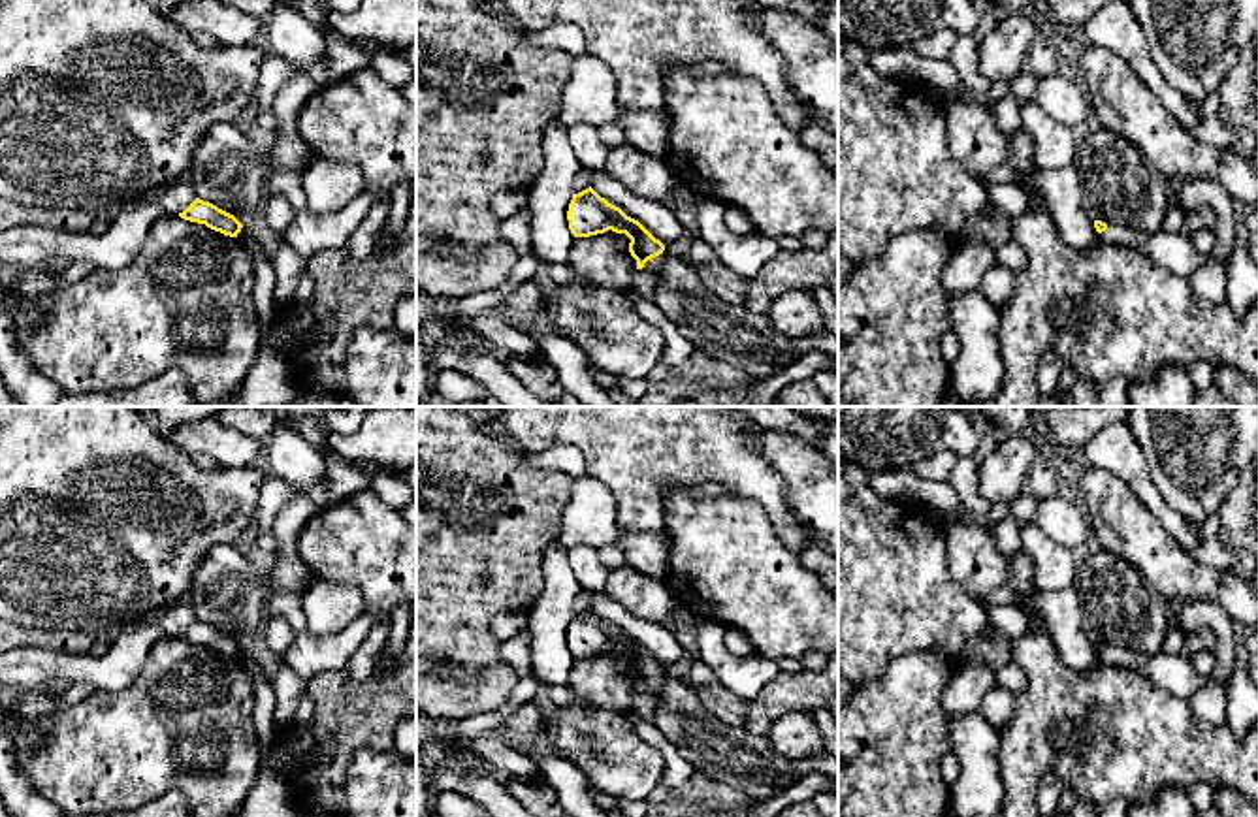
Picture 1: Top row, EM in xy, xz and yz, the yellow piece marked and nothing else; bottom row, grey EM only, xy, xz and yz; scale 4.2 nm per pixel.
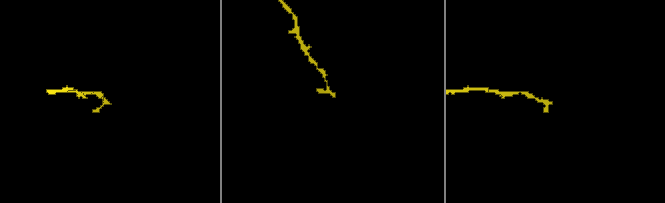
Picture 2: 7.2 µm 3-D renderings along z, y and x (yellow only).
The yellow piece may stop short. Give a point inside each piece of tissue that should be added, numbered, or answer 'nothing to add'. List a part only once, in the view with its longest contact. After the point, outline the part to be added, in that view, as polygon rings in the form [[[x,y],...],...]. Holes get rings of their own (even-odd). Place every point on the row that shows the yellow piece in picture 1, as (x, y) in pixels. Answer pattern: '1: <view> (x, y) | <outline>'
1: xz (646, 277) | [[[663,254],[648,260],[637,275],[637,294],[644,299],[652,299],[657,273],[663,267]]]

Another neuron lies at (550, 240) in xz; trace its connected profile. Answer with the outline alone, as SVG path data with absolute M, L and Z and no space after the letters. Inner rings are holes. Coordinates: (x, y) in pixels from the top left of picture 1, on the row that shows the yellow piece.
M556 120L544 130L542 156L540 175L525 192L525 207L531 215L529 252L548 264L565 264L574 243L567 211L574 194L574 177L584 166L569 143L567 130Z

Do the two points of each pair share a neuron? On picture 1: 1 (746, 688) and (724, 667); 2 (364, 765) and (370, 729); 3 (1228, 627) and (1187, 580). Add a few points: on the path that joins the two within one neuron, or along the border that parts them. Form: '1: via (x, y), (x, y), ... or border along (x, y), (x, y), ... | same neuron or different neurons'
1: via (741, 682), (729, 671) | same neuron
2: border along (394, 748), (360, 750), (353, 757), (341, 787) | different neurons
3: border along (1189, 601), (1209, 599), (1238, 627) | different neurons

